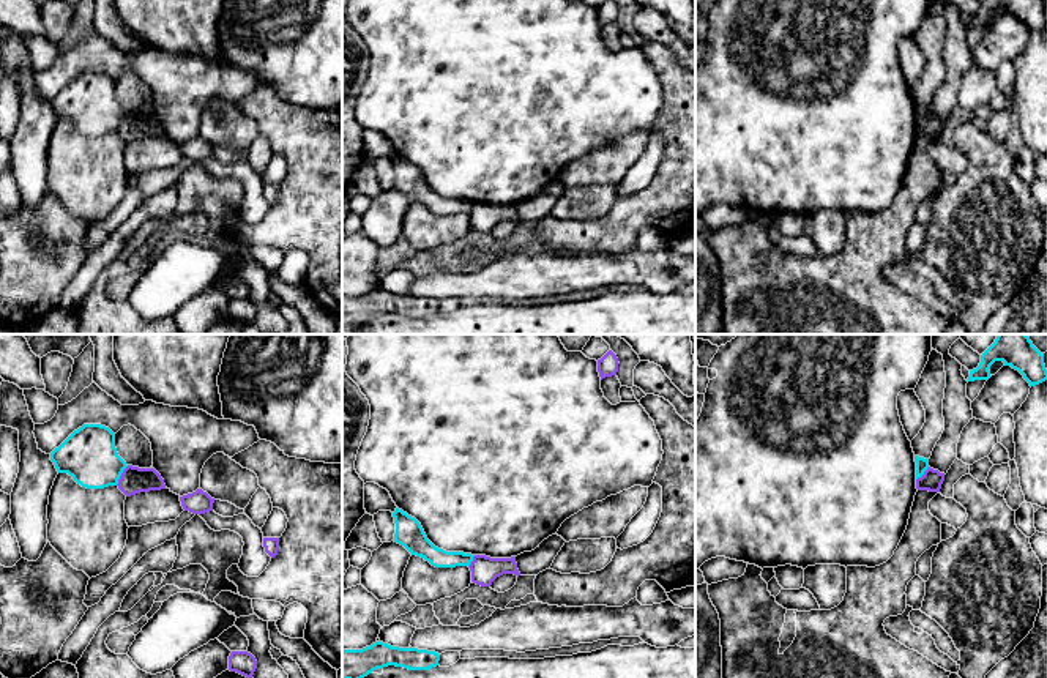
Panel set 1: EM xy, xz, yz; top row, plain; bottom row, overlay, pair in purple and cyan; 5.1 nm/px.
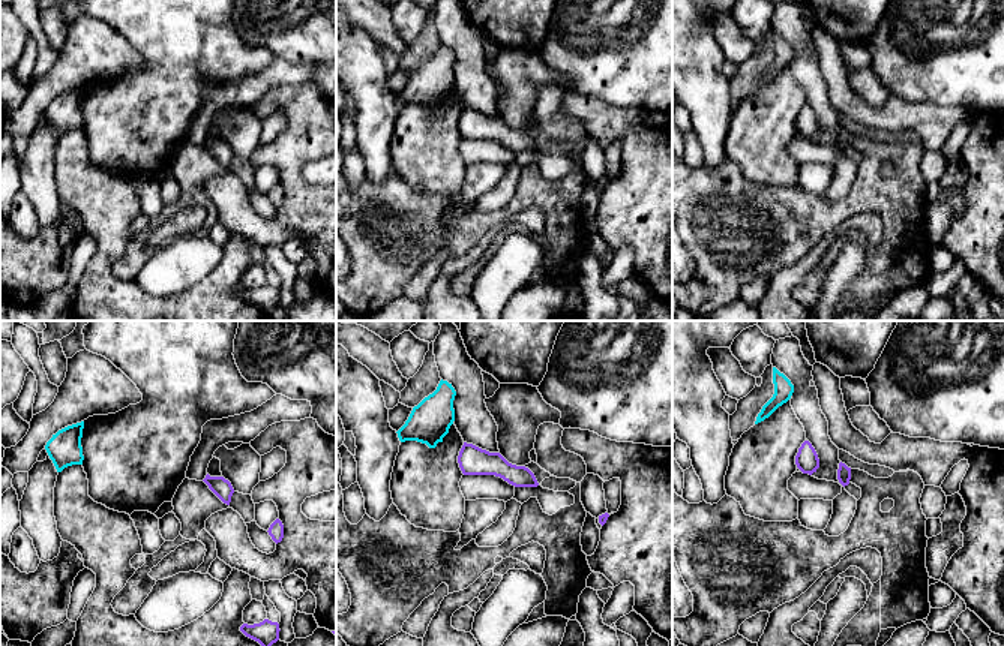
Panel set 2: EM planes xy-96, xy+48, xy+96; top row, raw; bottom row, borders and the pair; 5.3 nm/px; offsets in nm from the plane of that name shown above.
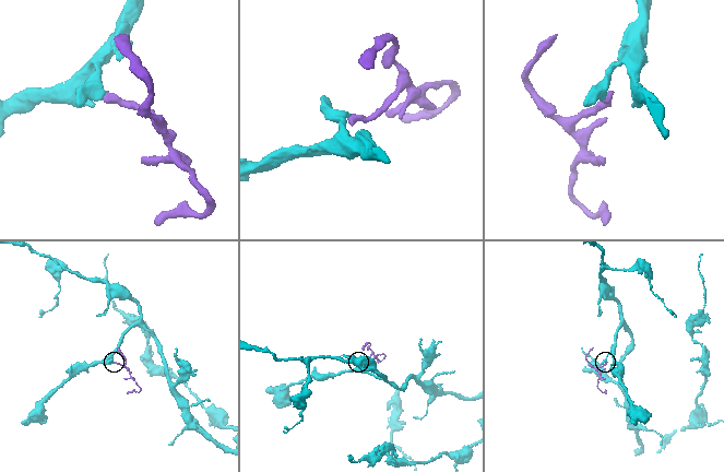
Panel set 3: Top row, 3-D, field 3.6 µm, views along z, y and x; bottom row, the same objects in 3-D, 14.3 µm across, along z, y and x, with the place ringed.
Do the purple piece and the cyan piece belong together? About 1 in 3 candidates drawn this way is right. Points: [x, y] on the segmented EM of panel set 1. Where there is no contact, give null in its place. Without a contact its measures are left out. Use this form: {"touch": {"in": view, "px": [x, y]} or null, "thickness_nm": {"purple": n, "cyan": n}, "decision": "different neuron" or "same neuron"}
{"touch": {"in": "xy", "px": [122, 475]}, "thickness_nm": {"purple": 140, "cyan": 280}, "decision": "different neuron"}

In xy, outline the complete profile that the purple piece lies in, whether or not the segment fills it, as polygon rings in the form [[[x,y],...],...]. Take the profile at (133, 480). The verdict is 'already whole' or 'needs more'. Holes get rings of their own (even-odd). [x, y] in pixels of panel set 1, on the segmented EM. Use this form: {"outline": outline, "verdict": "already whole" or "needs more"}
{"outline": [[[132,465],[123,470],[117,486],[126,497],[166,489],[164,479],[155,468],[139,468]]], "verdict": "already whole"}

